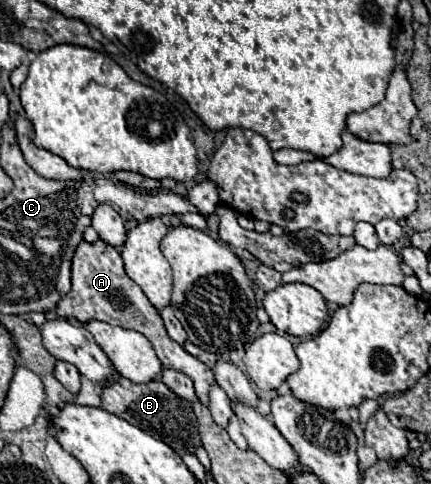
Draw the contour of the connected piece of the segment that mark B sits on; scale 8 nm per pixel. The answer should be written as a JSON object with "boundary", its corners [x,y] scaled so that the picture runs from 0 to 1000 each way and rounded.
{"boundary":[[[276,775],[276,787],[248,787],[234,800],[234,829],[239,845],[299,870],[304,878],[341,890],[350,903],[383,911],[401,932],[425,940],[429,932],[448,936],[452,924],[466,919],[457,895],[457,866],[448,857],[443,833],[415,824],[383,791],[350,787],[350,791],[304,791],[299,783]]]}

